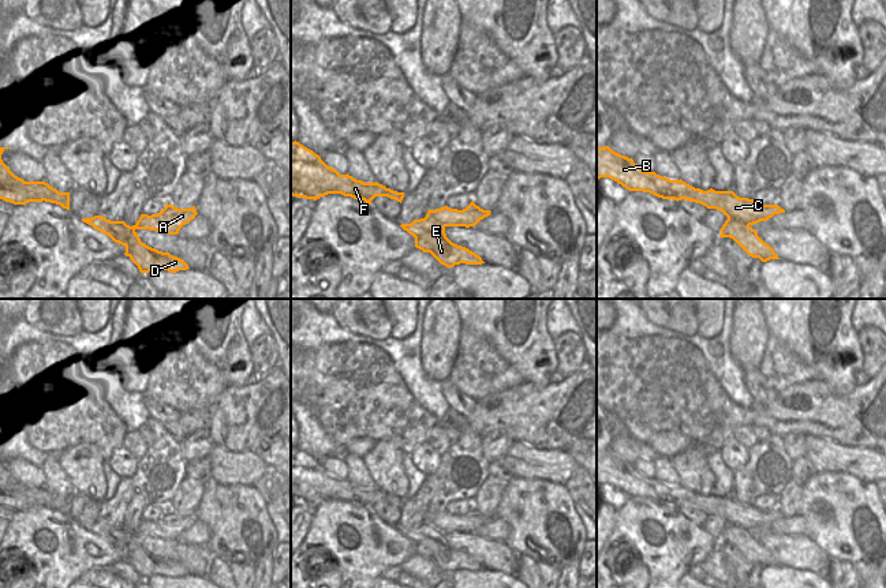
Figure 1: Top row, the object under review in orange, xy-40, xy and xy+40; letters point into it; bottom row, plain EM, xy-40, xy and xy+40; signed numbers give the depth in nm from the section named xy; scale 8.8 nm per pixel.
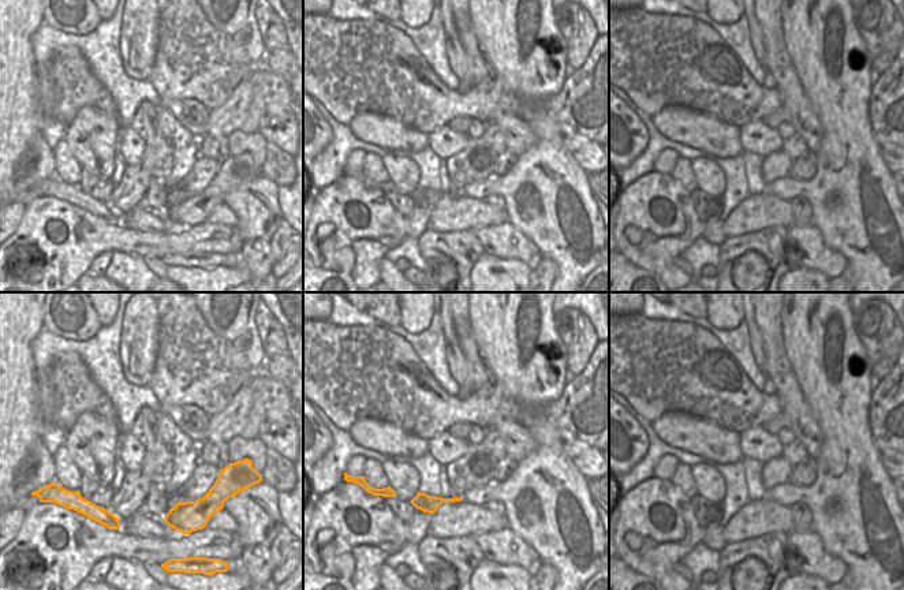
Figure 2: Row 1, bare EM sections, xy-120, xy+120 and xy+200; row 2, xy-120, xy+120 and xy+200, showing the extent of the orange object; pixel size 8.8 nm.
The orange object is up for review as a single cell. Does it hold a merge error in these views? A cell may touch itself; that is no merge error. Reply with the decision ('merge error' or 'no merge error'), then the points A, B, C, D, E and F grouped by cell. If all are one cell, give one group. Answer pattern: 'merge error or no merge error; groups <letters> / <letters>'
merge error; groups A B C F / D E

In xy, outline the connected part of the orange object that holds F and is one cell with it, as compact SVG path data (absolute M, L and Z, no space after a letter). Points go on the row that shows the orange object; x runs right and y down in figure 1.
M291 142L291 177L304 177L314 181L329 194L341 194L354 199L362 199L371 205L375 196L388 196L401 203L404 192L397 192L380 183L365 183L352 176L340 175L328 166L318 154L299 142Z

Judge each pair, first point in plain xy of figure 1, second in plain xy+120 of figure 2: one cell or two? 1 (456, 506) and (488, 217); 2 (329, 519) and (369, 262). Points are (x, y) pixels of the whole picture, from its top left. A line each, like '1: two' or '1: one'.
1: two
2: one

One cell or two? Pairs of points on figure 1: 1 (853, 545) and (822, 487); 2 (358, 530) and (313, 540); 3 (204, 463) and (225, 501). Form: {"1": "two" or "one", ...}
{"1": "one", "2": "one", "3": "two"}

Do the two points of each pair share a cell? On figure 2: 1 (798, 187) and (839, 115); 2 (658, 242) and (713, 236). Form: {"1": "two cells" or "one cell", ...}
{"1": "one cell", "2": "two cells"}

